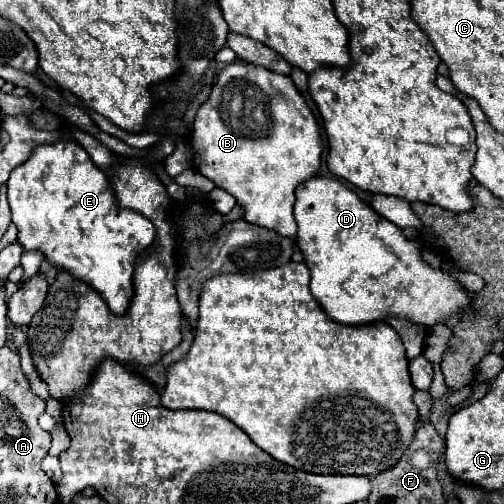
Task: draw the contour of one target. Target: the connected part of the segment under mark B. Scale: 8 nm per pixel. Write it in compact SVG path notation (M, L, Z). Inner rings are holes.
M232 62L220 74L216 84L212 86L210 98L198 108L194 130L190 138L190 146L194 150L194 168L210 178L218 188L226 190L236 198L240 206L244 206L244 218L264 228L280 230L282 236L296 238L296 222L294 222L294 190L300 182L316 176L320 168L322 142L316 118L312 116L308 104L296 90L290 76L280 76L262 66L254 66L248 62ZM264 108L268 116L268 124L272 130L254 130L254 110Z

